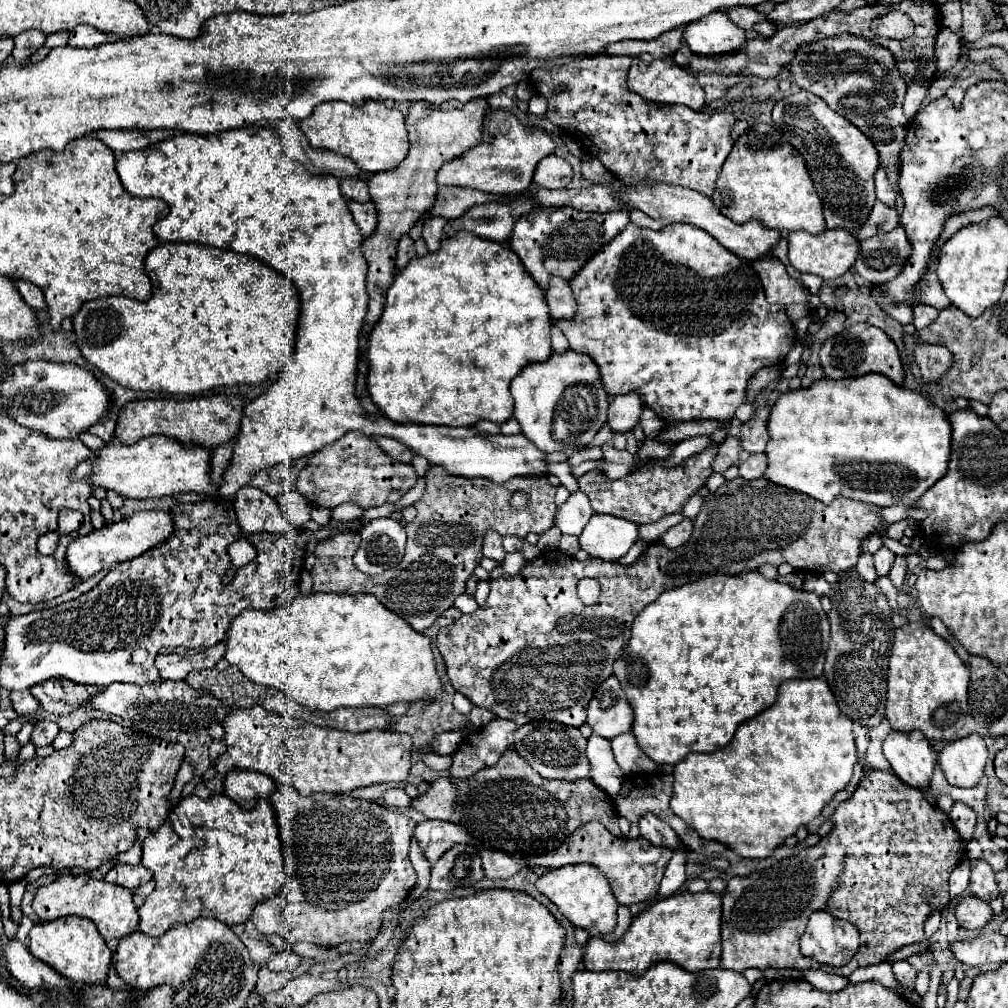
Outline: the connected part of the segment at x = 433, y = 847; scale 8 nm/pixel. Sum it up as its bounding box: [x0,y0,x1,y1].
[415,819,485,865]

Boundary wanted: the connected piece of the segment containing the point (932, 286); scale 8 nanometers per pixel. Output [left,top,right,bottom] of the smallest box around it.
[921,247,951,309]

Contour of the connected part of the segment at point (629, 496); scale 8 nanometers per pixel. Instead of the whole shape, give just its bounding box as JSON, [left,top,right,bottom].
[579,445,717,525]

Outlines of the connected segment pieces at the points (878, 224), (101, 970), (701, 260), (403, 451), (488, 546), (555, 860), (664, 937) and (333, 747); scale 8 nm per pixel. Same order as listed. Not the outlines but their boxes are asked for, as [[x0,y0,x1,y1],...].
[[857,201,899,239],[29,917,111,985],[553,223,797,423],[375,437,413,463],[483,533,505,563],[523,823,673,905],[583,890,721,977],[217,705,411,795]]

